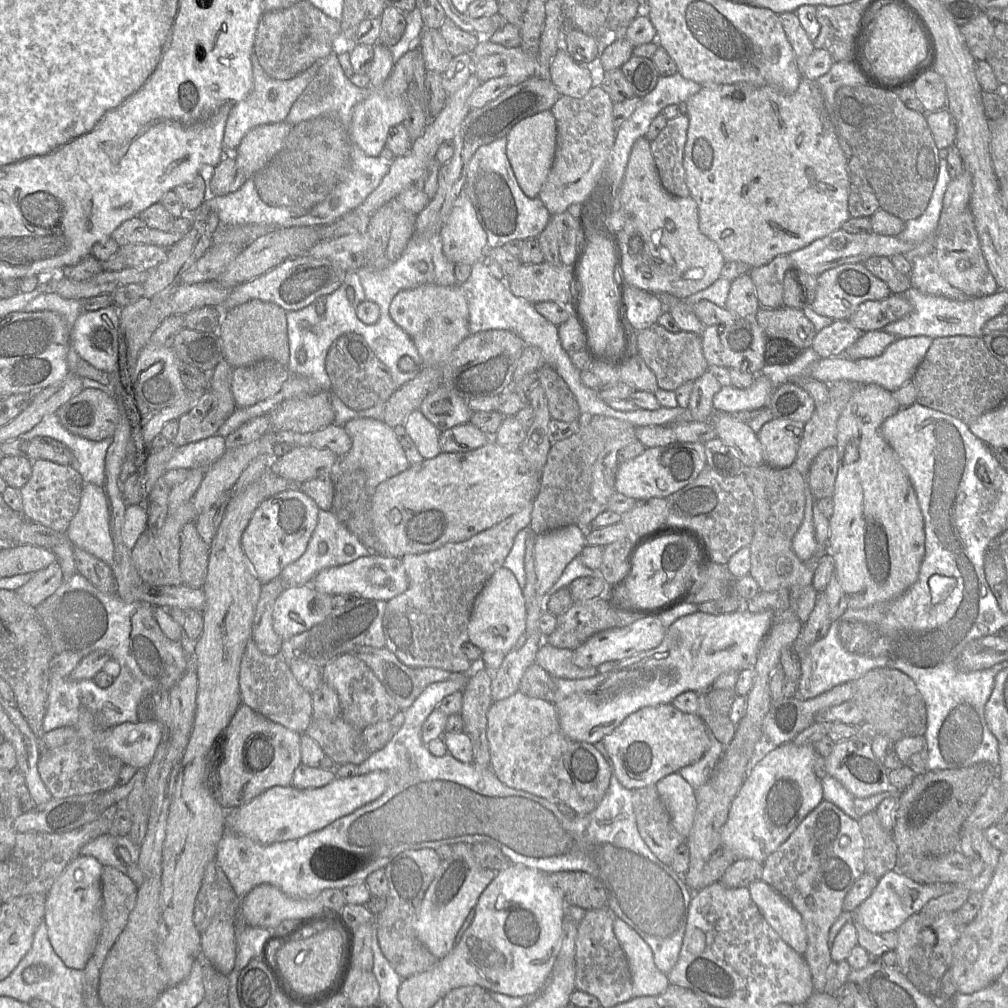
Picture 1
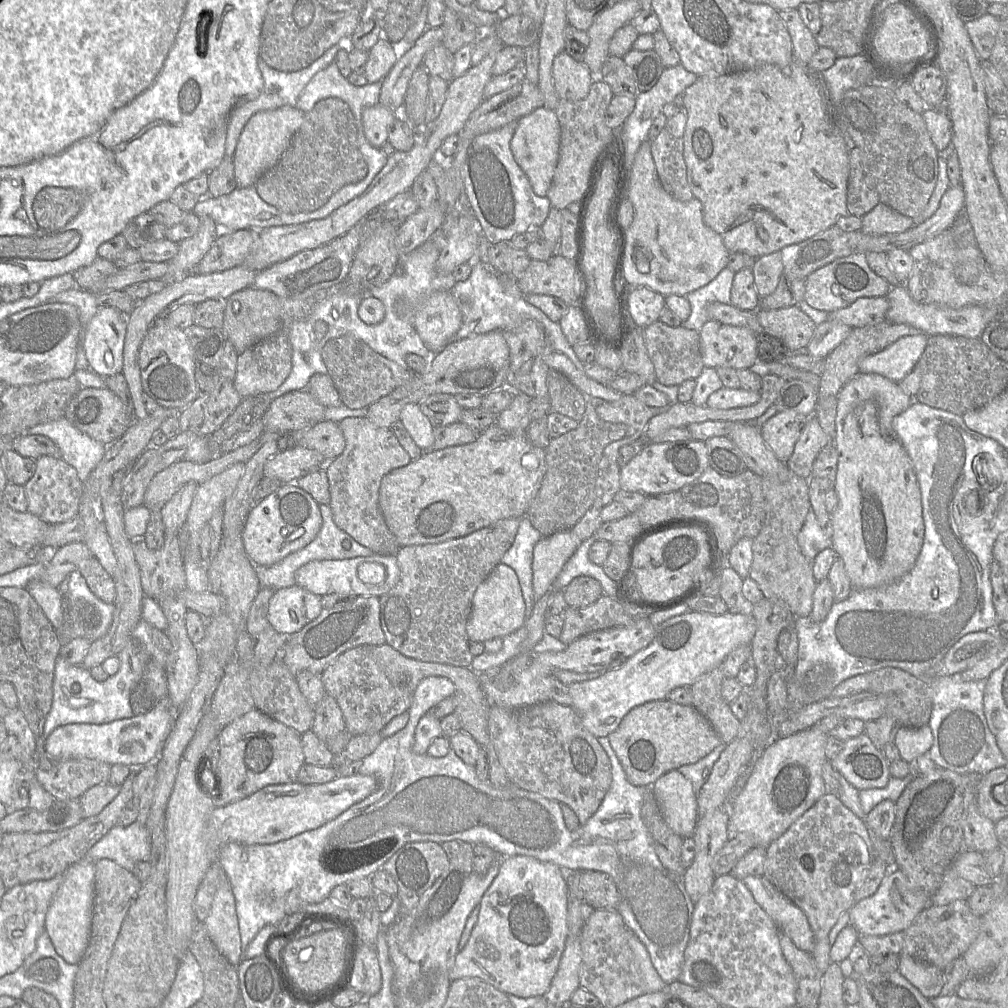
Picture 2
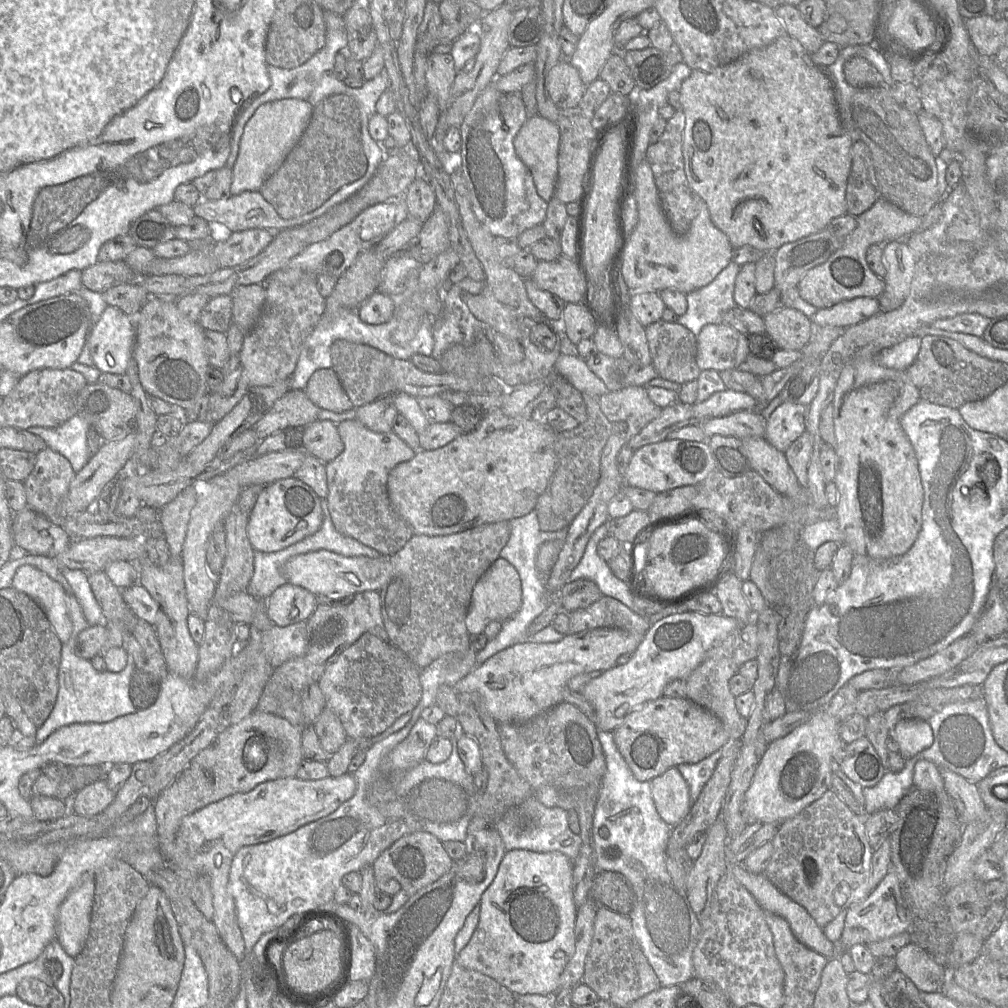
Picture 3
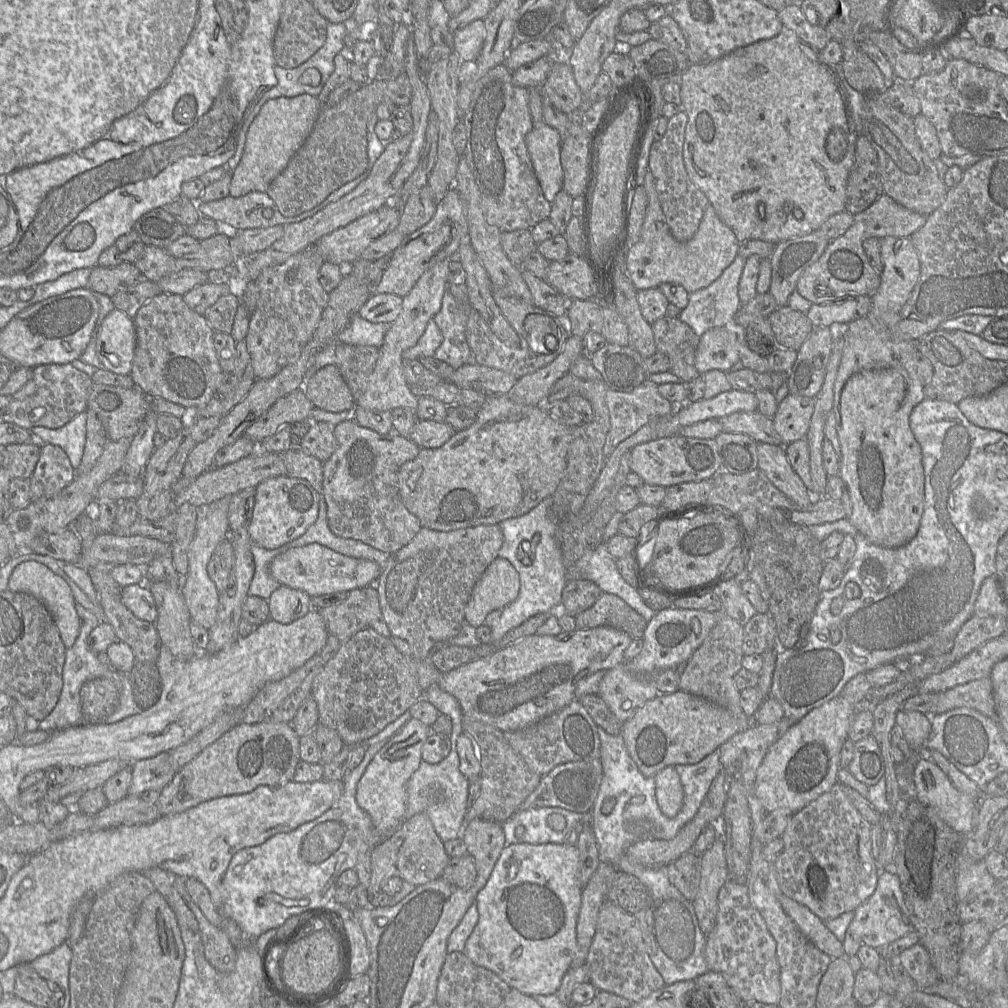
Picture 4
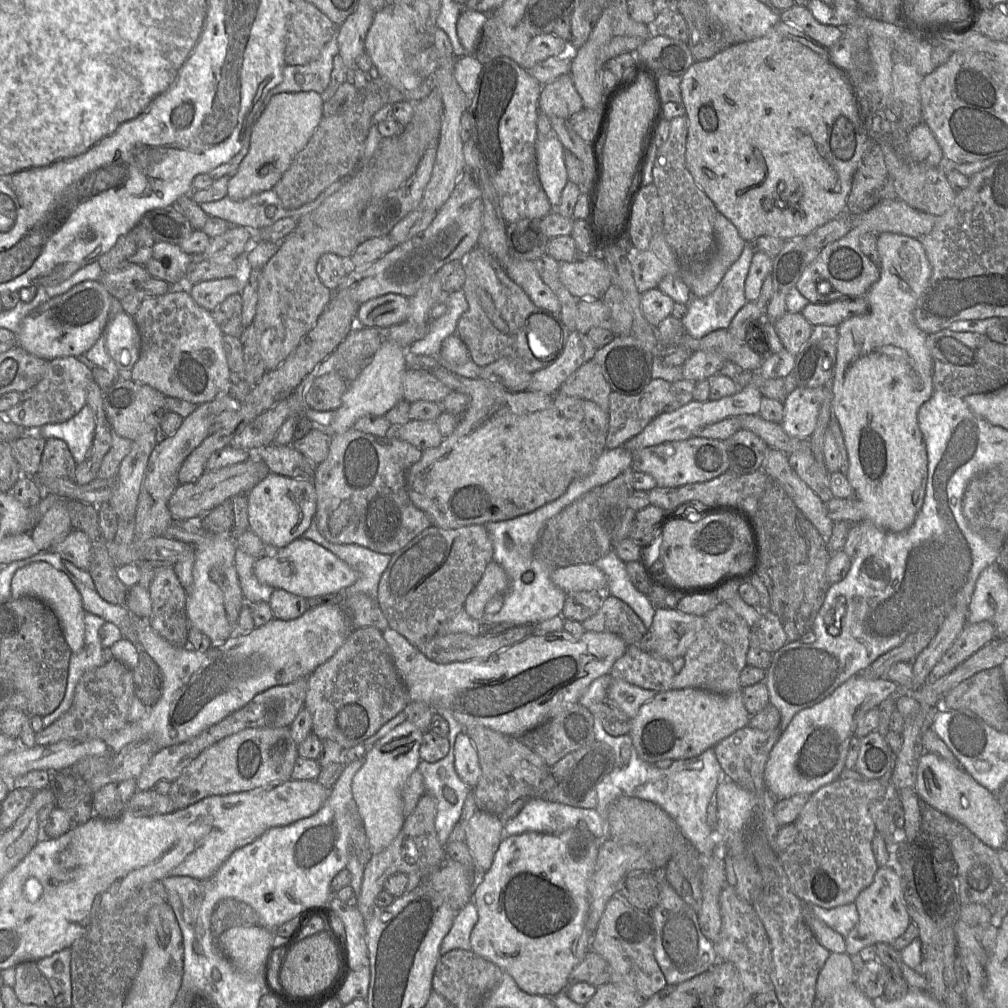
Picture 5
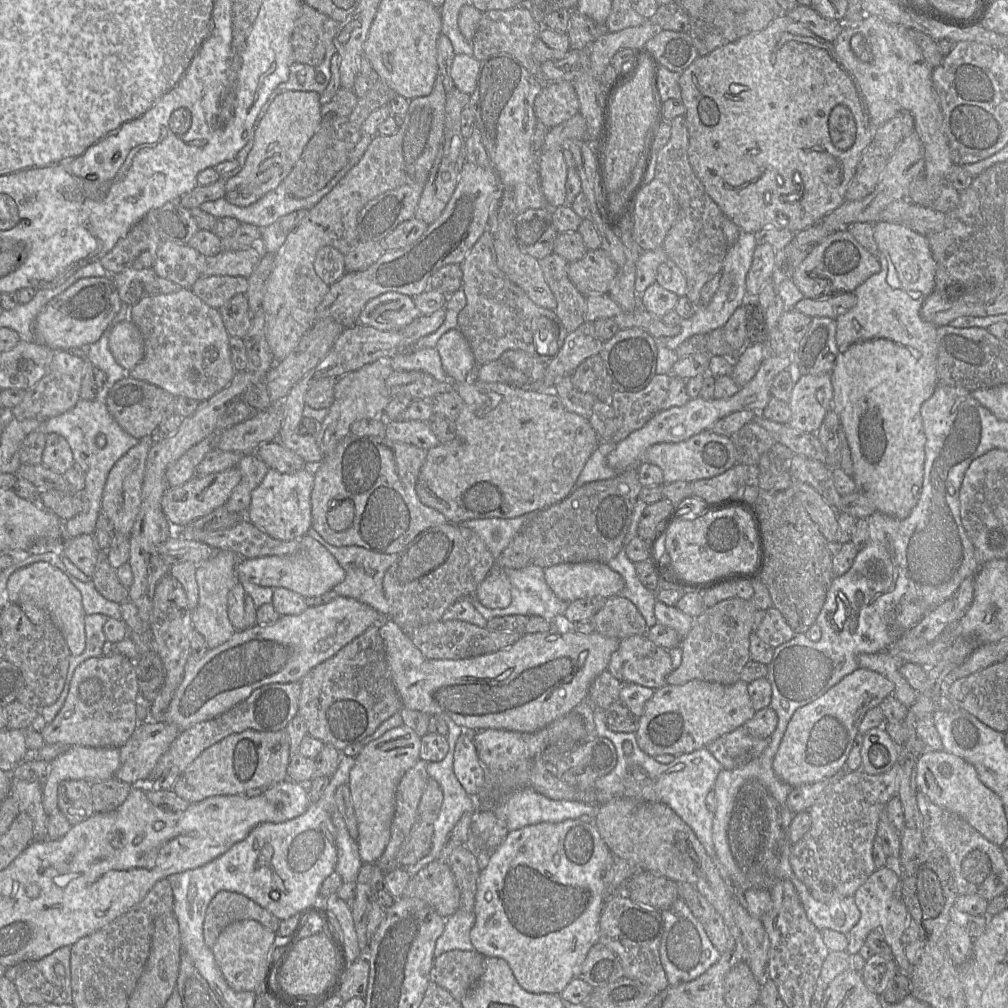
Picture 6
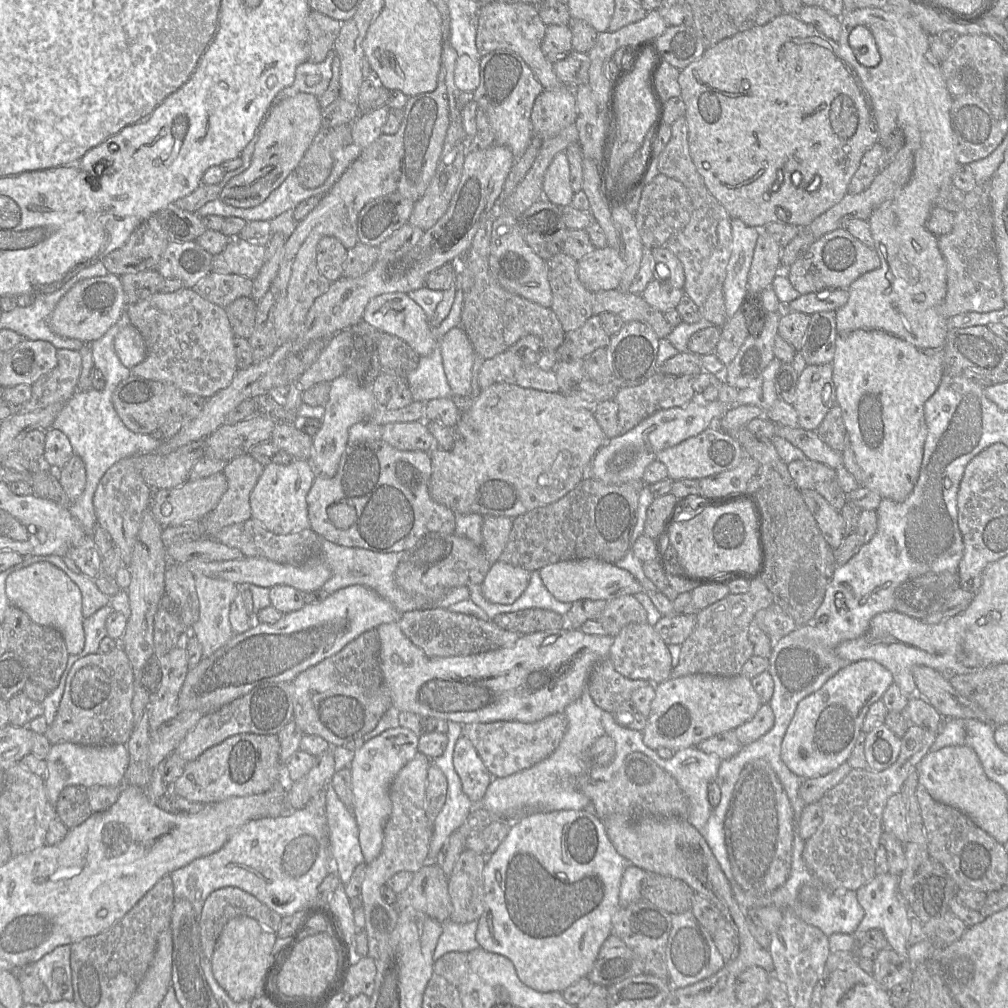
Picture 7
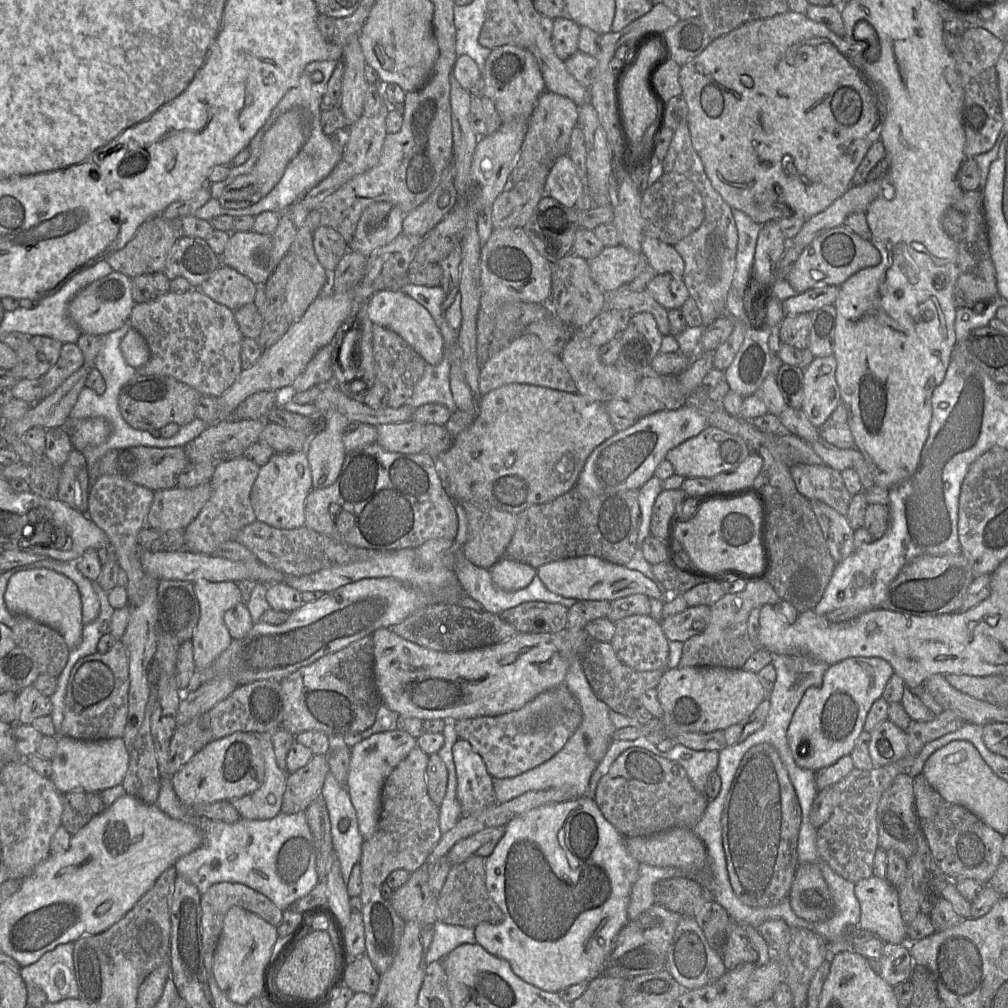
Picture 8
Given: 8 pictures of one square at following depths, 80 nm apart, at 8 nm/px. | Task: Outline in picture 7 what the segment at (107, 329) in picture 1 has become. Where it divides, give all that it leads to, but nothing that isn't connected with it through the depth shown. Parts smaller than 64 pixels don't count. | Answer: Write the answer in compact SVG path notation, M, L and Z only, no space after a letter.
M132 324L117 333L114 338L114 348L121 363L128 369L141 363L147 354L144 339Z

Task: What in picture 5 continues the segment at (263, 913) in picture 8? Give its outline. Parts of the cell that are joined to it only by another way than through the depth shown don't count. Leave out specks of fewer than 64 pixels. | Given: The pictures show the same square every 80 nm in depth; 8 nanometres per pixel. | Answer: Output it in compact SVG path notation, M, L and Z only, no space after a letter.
M234 898L221 900L211 915L211 933L216 940L224 931L236 926L260 924L255 910L245 902Z

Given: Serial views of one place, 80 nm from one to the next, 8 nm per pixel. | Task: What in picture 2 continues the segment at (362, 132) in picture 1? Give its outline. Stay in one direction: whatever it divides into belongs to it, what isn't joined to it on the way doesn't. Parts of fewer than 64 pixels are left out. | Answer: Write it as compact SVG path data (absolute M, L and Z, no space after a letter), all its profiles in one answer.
M380 103L367 107L362 113L362 127L367 141L376 148L381 148L388 141L388 127L398 116Z

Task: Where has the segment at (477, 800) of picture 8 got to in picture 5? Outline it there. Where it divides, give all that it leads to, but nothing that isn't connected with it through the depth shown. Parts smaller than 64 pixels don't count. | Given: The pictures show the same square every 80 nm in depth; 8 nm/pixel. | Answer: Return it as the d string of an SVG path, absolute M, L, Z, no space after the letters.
M464 732L459 733L455 741L455 770L460 779L472 789L481 776L477 751Z

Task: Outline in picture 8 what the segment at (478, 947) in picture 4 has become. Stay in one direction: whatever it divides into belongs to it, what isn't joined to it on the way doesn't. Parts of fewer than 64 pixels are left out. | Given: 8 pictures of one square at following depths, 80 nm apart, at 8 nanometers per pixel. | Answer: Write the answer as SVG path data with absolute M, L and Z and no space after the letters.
M581 796L578 798L573 798L567 801L555 803L555 804L548 804L543 805L538 808L532 809L520 816L515 817L512 819L507 825L505 825L505 834L495 847L494 851L490 856L486 858L486 888L488 890L489 895L494 900L494 902L499 906L499 908L504 913L504 919L499 923L489 923L489 922L481 922L475 927L475 936L477 943L481 945L485 950L487 950L492 955L495 955L499 958L505 959L509 962L513 972L523 979L525 982L540 988L544 991L548 992L559 992L567 987L572 985L581 983L581 982L590 982L591 980L600 976L604 968L606 966L606 962L608 957L610 956L613 944L616 936L620 932L620 930L628 923L628 913L627 908L629 905L630 894L634 883L638 878L639 866L640 862L638 862L631 854L628 852L627 847L625 845L625 838L601 813L600 809L598 808L596 801L589 797L589 796Z

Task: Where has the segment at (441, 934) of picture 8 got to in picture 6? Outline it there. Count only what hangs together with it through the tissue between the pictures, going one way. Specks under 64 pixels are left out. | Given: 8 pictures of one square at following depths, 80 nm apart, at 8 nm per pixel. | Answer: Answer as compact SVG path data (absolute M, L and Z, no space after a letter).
M463 910L446 918L445 929L436 941L435 958L451 950L475 951L470 940L470 932L475 922L475 913Z

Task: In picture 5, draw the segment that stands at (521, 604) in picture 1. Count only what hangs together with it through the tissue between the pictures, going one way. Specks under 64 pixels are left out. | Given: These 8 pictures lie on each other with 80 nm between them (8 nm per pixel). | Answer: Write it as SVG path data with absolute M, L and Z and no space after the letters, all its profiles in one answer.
M492 560L481 579L466 598L464 609L472 618L482 620L486 604L495 596L503 595L509 585L504 569Z

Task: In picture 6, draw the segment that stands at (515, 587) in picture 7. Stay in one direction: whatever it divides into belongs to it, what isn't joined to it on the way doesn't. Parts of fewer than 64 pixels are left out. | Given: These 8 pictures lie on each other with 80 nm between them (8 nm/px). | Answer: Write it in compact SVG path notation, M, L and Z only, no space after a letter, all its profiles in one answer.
M496 564L480 583L474 597L490 609L508 607L511 603L511 584L503 568Z

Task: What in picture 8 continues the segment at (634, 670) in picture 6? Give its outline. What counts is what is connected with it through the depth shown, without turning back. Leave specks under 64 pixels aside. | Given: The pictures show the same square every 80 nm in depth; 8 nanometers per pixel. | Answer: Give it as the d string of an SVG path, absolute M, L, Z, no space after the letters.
M632 615L615 622L615 634L610 641L617 657L636 671L666 670L669 657L669 640L661 627L661 621L650 615Z

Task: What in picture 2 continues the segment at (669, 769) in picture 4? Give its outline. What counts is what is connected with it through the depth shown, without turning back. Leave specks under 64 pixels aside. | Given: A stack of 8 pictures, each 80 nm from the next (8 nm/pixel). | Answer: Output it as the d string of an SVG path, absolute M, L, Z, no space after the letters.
M673 769L653 783L652 791L668 826L682 838L692 837L699 819L692 782Z

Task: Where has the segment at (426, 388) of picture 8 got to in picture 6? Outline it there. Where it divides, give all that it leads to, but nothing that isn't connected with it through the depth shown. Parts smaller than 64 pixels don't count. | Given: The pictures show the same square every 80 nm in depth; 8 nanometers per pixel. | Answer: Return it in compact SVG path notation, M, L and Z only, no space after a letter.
M435 348L413 349L396 354L389 360L393 371L422 371L440 382L447 382L448 376L443 369L439 352Z

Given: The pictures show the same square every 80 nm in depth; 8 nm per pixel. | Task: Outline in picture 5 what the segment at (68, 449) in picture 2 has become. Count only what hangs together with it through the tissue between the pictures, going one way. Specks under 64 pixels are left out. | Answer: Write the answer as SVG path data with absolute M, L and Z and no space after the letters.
M86 404L74 417L62 423L48 423L35 429L44 439L59 438L66 442L70 453L79 465L92 447L95 421L90 407Z

